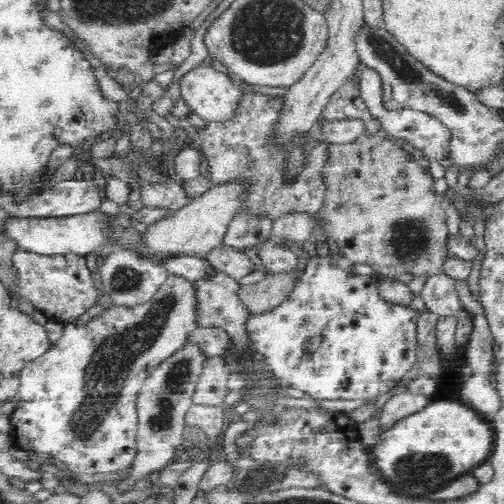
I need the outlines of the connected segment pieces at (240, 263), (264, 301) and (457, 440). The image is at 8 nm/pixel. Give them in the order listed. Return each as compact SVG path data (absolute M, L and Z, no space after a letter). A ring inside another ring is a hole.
M223 244L213 248L208 253L207 259L213 264L215 270L237 281L256 270L254 263L244 253L244 250L239 251Z
M300 270L272 273L260 282L239 287L239 298L245 303L252 315L264 314L286 300L298 282Z
M440 400L428 403L421 411L399 420L390 430L383 431L382 442L370 447L368 454L372 464L382 477L392 483L394 489L404 494L427 496L430 491L438 490L461 474L468 473L486 462L493 452L494 444L494 427L490 418L461 401Z

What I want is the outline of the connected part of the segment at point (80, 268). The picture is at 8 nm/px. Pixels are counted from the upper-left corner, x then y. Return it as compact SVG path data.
M19 249L14 254L13 261L18 270L20 295L30 298L34 309L46 314L49 320L75 321L96 306L99 293L82 255L70 253L45 257Z

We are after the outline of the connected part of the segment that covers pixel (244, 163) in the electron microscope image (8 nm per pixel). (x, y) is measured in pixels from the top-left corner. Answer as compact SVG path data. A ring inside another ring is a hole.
M246 93L243 95L240 113L231 121L206 123L203 128L196 129L185 120L178 120L174 114L166 114L165 118L174 127L182 128L195 148L200 150L208 160L208 172L212 177L212 186L218 186L226 181L248 181L250 196L238 210L250 210L258 215L270 215L276 220L281 214L290 211L308 211L312 217L322 206L325 186L321 177L321 168L325 161L327 144L309 142L307 134L294 138L284 150L275 150L268 145L267 140L271 133L273 122L276 120L282 107L281 97L261 93ZM298 143L308 145L308 166L296 174L294 184L283 184L281 170L287 152Z

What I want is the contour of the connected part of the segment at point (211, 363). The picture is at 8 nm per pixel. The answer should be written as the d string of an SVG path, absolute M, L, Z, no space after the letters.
M208 357L193 403L224 406L224 398L229 393L227 382L230 375L231 370L222 364L222 357Z

